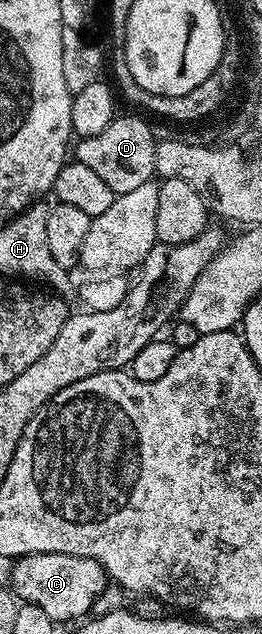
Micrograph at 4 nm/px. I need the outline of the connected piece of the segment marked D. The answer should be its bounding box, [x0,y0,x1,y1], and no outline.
[77,115,156,194]

